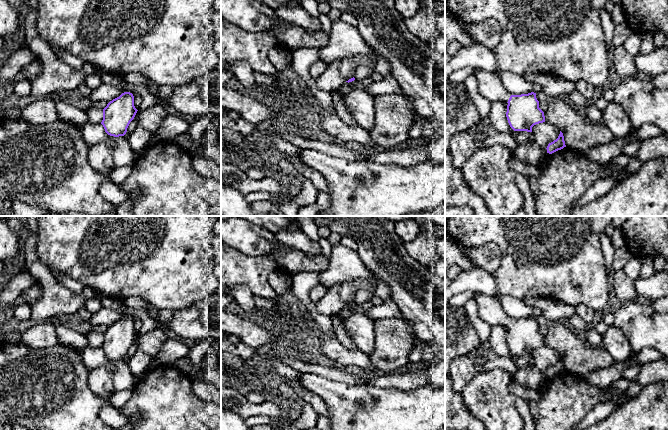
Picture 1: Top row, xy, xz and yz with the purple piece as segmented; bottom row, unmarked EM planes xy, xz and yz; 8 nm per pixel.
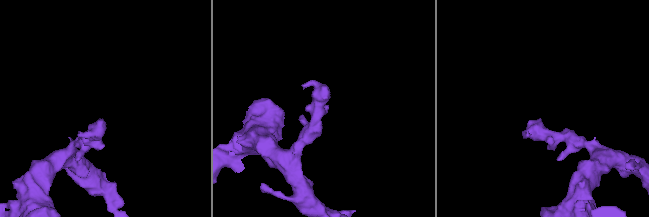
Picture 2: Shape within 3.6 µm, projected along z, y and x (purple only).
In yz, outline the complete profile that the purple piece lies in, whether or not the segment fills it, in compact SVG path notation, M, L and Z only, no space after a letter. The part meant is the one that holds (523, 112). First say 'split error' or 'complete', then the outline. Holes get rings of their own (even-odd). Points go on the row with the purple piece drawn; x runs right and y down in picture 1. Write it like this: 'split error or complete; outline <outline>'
split error; outline M474 69L478 80L479 93L493 102L507 103L506 117L514 131L532 132L532 127L545 122L544 112L539 108L536 93L511 95L504 87L501 79L494 73Z

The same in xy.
complete; outline M124 92L110 101L103 109L101 124L108 135L114 137L124 136L137 111L134 106L133 94Z

